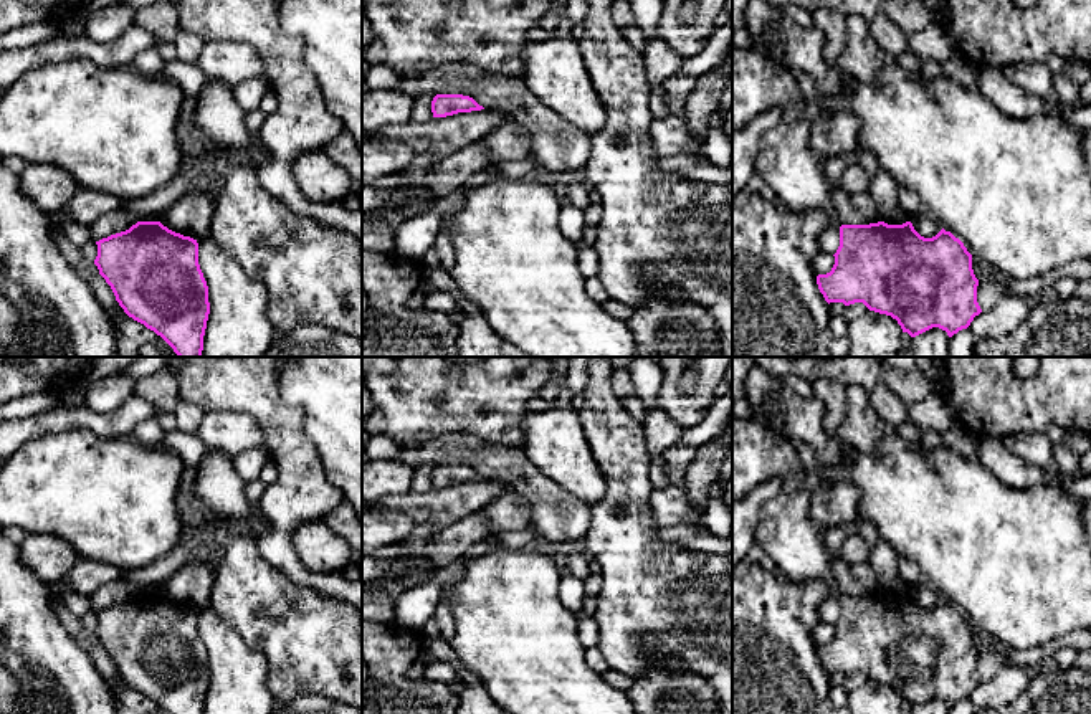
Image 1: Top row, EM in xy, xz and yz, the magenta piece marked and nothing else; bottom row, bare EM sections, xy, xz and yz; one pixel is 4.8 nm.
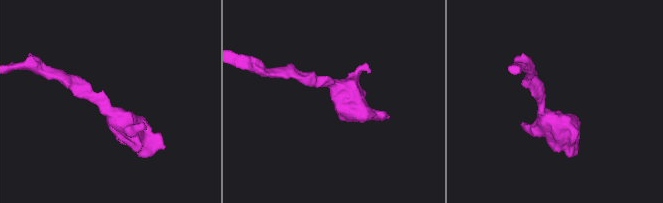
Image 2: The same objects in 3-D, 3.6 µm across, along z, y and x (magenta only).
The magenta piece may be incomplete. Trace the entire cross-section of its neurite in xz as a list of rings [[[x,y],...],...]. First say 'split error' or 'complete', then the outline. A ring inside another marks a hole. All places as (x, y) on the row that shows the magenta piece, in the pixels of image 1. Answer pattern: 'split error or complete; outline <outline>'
complete; outline [[[436,94],[431,101],[433,117],[484,109],[473,98],[463,94]]]

